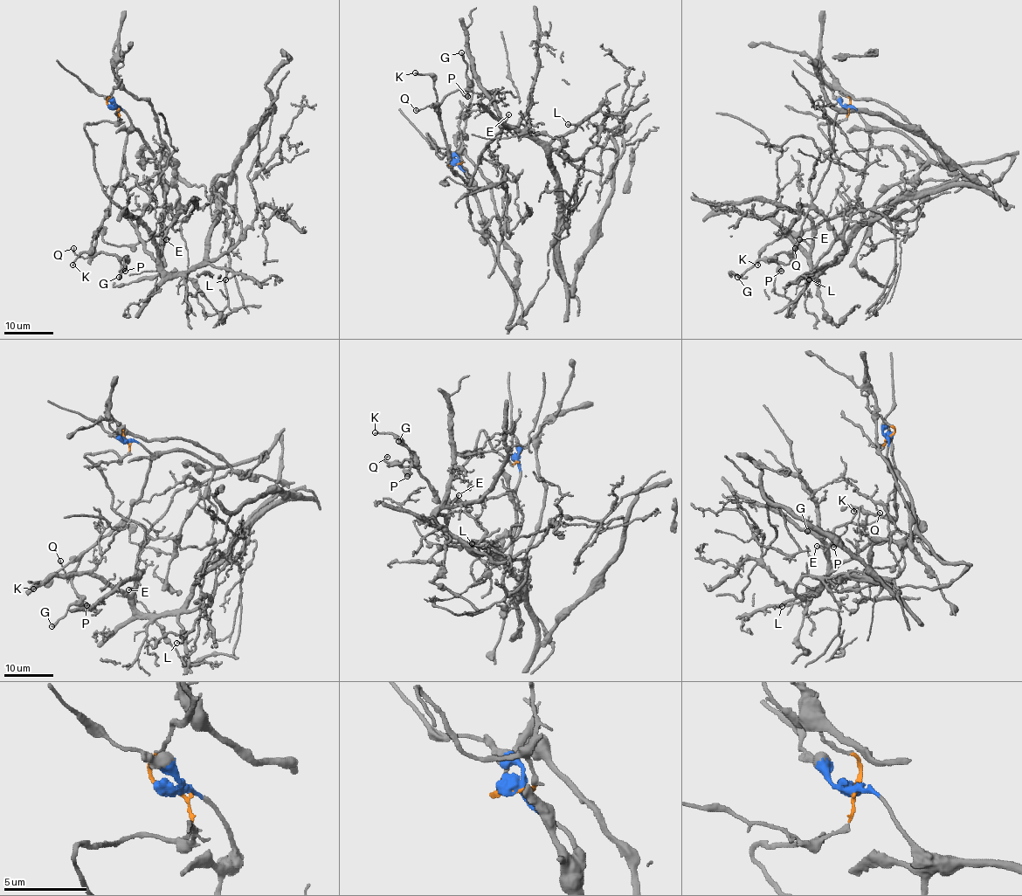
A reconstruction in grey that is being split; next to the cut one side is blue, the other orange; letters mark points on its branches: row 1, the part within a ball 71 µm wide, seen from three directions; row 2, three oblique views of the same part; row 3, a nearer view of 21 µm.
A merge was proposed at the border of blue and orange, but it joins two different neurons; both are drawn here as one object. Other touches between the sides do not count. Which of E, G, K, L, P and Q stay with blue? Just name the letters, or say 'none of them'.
G, K, P, Q

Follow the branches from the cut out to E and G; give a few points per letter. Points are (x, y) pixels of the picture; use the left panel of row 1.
E: (112, 106), (119, 116), (115, 122), (87, 122), (85, 128), (94, 170), (158, 265), (166, 239)
G: (112, 106), (119, 106), (131, 124), (123, 154), (120, 182), (100, 228), (94, 251), (124, 258), (119, 278)

